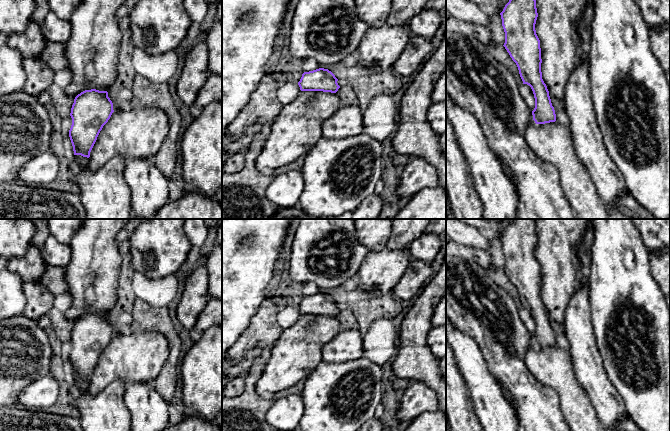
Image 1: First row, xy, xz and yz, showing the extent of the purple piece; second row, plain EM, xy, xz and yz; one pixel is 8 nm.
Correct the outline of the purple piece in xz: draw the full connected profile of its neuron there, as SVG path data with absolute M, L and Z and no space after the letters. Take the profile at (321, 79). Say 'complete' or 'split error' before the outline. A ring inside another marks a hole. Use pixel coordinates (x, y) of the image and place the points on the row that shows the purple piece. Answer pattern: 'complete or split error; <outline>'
split error; M319 68L304 72L298 85L300 92L273 118L267 139L256 160L258 170L277 169L304 157L319 141L322 135L322 122L331 117L340 107L336 92L340 88L338 79L328 69Z

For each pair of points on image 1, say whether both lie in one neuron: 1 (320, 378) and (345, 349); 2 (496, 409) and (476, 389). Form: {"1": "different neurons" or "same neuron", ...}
{"1": "different neurons", "2": "same neuron"}

